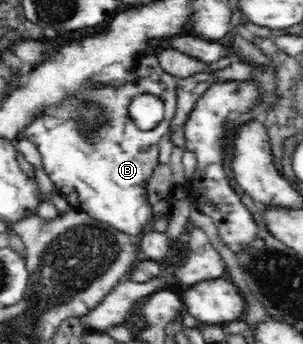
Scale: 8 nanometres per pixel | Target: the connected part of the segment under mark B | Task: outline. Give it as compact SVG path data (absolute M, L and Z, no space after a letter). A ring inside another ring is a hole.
M155 55L141 56L136 65L136 78L133 82L125 82L125 84L121 84L121 86L110 86L93 82L93 84L91 84L91 86L87 86L87 88L79 86L79 90L71 90L68 98L65 98L64 101L59 102L57 105L45 106L44 110L41 110L41 113L37 114L37 117L31 120L31 124L25 126L25 129L23 130L23 138L29 140L29 142L32 142L36 146L40 152L45 173L47 173L47 176L52 180L55 190L69 201L69 204L73 209L76 209L79 212L85 212L89 216L95 218L95 220L105 222L105 224L109 224L109 226L112 226L118 231L137 237L137 234L145 233L145 230L149 230L149 228L151 228L151 226L149 226L149 222L153 220L153 213L151 213L151 205L149 205L149 201L147 200L147 183L159 164L158 144L161 138L163 138L163 135L167 133L167 130L169 130L171 116L174 114L176 109L176 86L177 77L171 76L171 74L167 74L163 69L161 69L161 65L159 65L159 61L157 61L157 57ZM140 94L152 94L159 97L164 102L165 115L163 120L161 120L155 128L151 128L151 130L141 130L135 124L135 121L131 118L128 111L129 105L133 102L133 98Z

